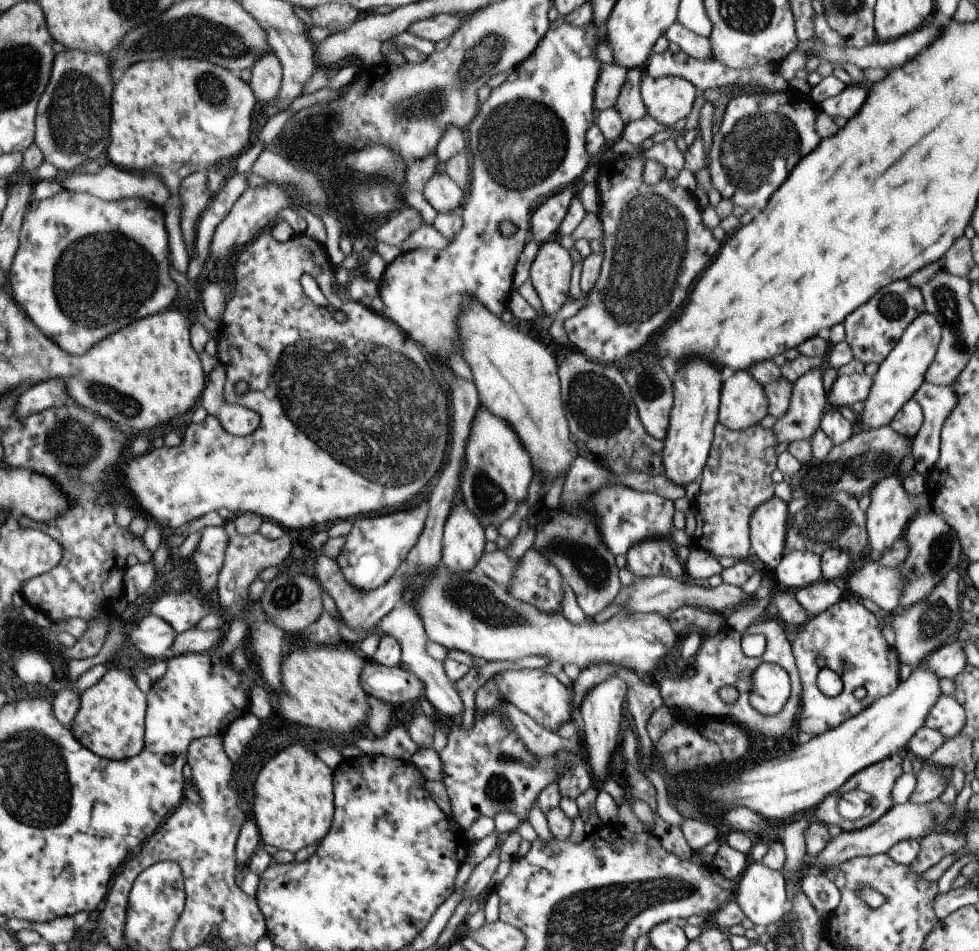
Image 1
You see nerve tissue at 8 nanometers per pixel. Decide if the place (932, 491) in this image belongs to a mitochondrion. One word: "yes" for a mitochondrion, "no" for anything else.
no

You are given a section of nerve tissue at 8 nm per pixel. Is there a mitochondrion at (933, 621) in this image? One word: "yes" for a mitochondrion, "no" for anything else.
yes

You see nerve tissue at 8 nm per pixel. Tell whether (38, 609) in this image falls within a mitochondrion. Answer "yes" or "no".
no

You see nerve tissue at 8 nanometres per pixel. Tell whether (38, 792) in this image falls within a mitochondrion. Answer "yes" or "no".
yes

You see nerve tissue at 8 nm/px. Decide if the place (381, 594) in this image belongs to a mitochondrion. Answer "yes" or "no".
no

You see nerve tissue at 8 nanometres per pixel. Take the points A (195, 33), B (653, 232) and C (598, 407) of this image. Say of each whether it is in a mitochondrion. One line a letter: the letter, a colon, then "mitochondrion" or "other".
A: mitochondrion
B: mitochondrion
C: mitochondrion

